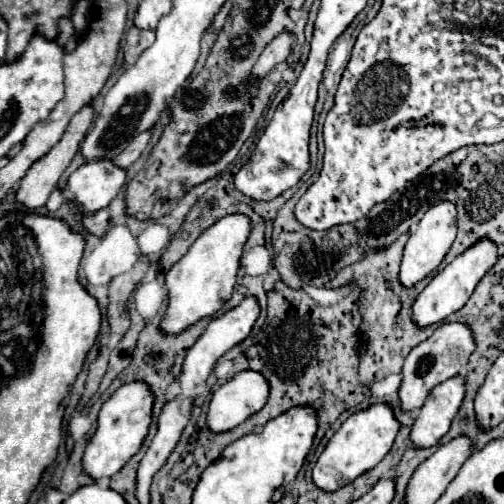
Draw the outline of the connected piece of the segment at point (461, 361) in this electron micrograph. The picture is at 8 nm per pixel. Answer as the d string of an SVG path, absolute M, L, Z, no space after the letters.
M461 322L441 324L441 326L433 332L431 338L427 338L427 340L421 342L417 348L413 348L413 350L409 352L409 356L405 358L405 364L403 364L403 370L401 370L403 380L401 380L401 386L399 386L401 410L405 410L405 412L415 412L415 410L419 410L419 408L423 406L425 398L429 396L429 392L431 392L437 384L441 384L441 382L445 382L445 380L457 376L457 374L463 370L463 366L469 362L469 356L473 354L473 350L475 350L473 334L471 334L471 330L469 330L465 324L461 324Z

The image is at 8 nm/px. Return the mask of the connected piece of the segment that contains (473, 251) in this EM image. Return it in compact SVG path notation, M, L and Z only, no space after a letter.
M479 240L475 246L471 246L467 252L463 252L461 256L457 256L449 266L445 266L445 270L441 270L427 286L425 290L417 296L415 304L413 304L413 324L427 328L431 324L441 322L443 318L447 318L449 314L457 312L459 308L465 306L465 302L469 300L469 296L473 294L475 286L479 284L479 280L489 272L491 266L495 266L497 262L497 248L493 242L489 240Z

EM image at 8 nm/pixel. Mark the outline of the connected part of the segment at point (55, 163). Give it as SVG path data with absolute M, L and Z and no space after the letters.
M91 106L81 108L81 110L71 118L71 122L69 122L69 126L67 126L63 138L49 150L49 154L45 154L41 160L37 160L37 162L27 170L27 174L19 180L19 186L17 186L17 192L15 192L15 204L23 206L23 208L29 210L29 212L33 212L33 210L45 206L45 202L47 202L49 194L53 192L57 180L61 178L63 170L71 164L73 156L77 154L79 144L81 144L81 140L85 138L85 134L87 134L91 122L93 122L93 108L91 108Z

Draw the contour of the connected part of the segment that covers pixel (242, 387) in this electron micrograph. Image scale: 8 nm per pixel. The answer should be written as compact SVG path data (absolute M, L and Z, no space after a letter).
M239 372L213 392L207 410L207 428L215 434L233 430L257 414L269 396L269 384L259 372Z

